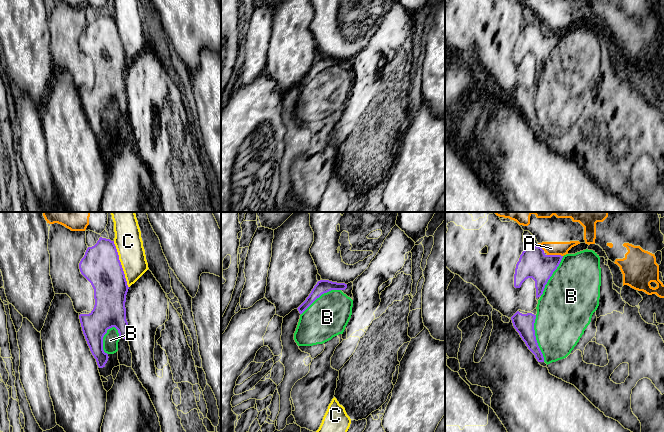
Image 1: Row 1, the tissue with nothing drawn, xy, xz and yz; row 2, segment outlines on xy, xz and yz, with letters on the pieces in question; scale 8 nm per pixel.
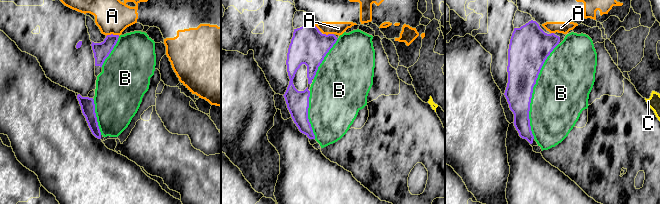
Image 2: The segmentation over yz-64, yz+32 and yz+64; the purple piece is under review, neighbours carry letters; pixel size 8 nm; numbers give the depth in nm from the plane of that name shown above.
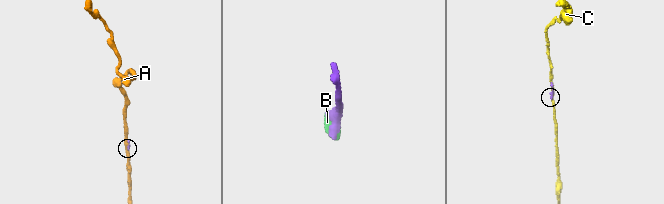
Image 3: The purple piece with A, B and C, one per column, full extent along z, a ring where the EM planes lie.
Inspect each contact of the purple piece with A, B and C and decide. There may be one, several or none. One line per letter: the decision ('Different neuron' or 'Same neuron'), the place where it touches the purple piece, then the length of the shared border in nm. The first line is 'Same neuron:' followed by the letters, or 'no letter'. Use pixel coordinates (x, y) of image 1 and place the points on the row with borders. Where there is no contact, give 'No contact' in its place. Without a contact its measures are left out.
Same neuron: B
A: Different neuron. Touches purple at yz (555, 255). Shared border 130 nm
B: Same neuron. Touches purple at yz (535, 338). Shared border 380 nm
C: Different neuron. Touches purple at xy (120, 264). Shared border 400 nm

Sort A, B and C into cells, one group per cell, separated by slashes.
A / B / C

